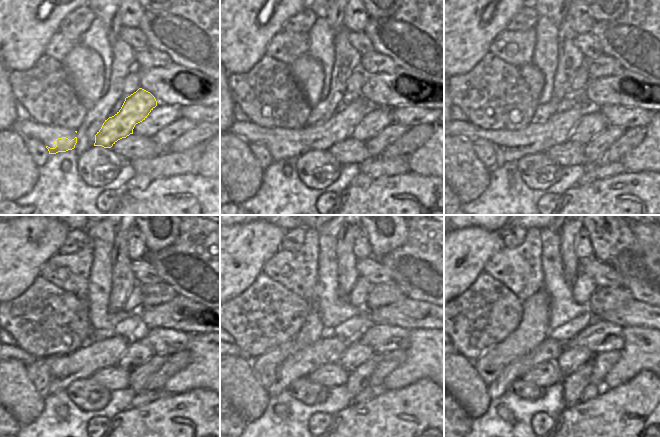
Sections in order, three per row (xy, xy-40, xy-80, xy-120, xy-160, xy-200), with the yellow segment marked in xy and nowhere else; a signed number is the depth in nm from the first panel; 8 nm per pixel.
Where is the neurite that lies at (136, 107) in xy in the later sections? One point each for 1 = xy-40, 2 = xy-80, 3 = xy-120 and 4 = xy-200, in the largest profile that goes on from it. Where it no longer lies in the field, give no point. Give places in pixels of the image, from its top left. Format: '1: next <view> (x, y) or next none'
1: next xy-40 (339, 127)
2: next xy-80 (538, 137)
3: next xy-120 (88, 359)
4: next xy-200 (549, 350)

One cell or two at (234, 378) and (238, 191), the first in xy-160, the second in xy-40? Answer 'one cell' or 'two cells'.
one cell

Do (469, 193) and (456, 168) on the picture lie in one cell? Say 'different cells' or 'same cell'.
same cell

